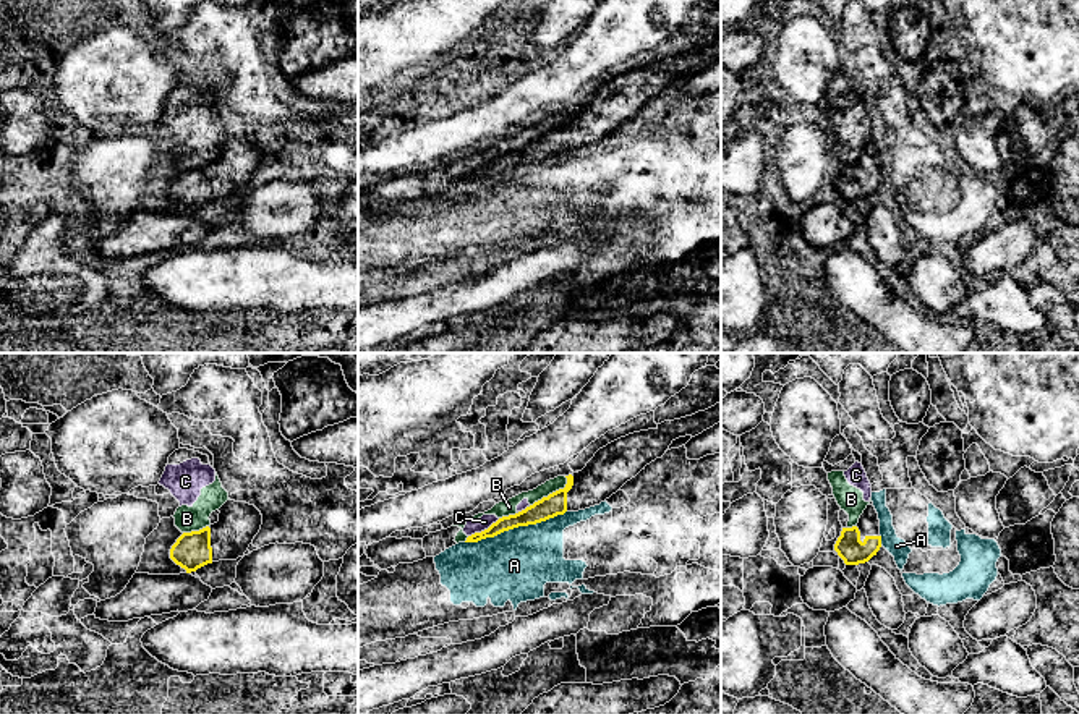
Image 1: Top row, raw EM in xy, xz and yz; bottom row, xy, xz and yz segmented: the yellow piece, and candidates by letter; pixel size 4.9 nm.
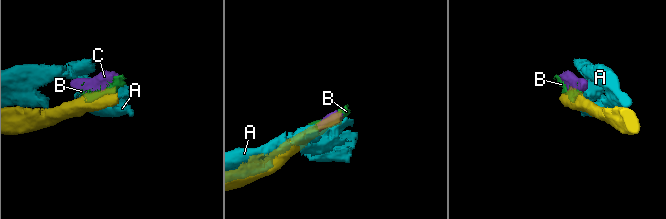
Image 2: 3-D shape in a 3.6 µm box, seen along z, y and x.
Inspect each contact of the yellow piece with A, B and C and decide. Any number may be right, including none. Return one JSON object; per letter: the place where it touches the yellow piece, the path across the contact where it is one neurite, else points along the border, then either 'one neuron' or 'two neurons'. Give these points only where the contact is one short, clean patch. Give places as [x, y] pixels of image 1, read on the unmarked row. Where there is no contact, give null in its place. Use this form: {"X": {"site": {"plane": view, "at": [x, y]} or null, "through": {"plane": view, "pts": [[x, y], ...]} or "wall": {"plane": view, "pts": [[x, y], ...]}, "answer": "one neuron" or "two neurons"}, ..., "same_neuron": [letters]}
{"A": {"site": {"plane": "xz", "at": [516, 164]}, "answer": "two neurons"}, "B": {"site": {"plane": "xz", "at": [550, 131]}, "answer": "two neurons"}, "C": {"site": {"plane": "xz", "at": [485, 167]}, "wall": {"plane": "xz", "pts": [[499, 156], [469, 174]]}, "answer": "two neurons"}, "same_neuron": []}

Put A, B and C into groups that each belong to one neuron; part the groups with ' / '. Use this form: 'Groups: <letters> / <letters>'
Groups: A / B C

